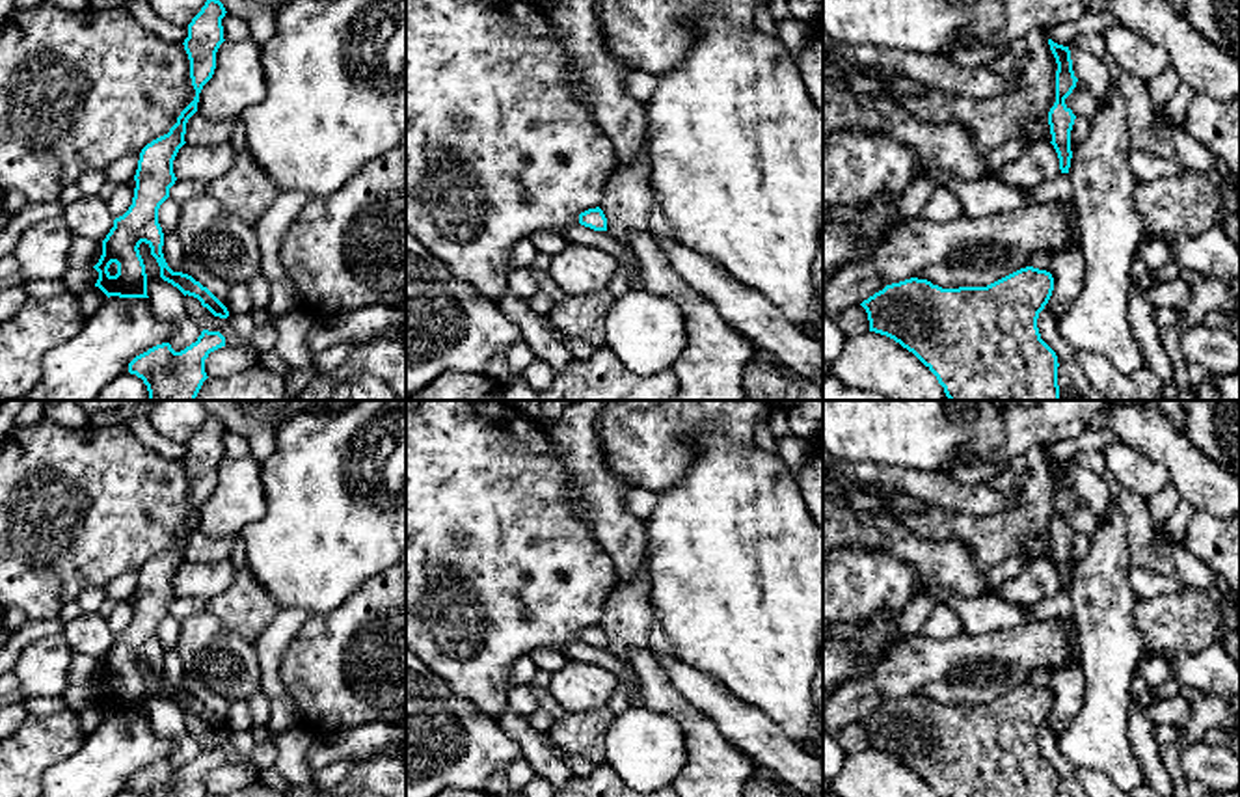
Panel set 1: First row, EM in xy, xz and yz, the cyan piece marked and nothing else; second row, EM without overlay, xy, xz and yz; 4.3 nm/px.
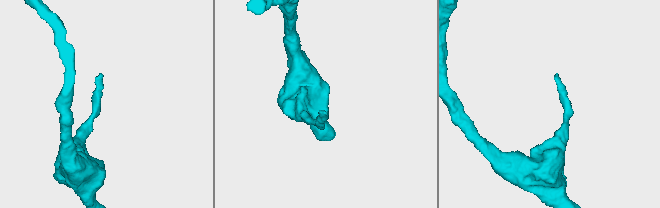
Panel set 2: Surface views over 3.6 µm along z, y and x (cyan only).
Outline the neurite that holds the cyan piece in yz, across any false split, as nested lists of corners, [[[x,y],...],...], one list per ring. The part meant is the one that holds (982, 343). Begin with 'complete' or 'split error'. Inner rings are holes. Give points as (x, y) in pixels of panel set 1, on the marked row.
complete | [[[1033,266],[1020,268],[987,287],[942,289],[927,279],[910,277],[886,285],[860,305],[869,331],[886,335],[912,352],[938,380],[950,400],[1061,400],[1058,356],[1041,339],[1037,318],[1054,290],[1054,277]]]

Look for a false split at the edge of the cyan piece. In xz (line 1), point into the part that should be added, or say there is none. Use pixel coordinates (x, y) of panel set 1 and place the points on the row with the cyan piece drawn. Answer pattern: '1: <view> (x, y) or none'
1: none

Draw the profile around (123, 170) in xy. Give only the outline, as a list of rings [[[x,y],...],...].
[[[128,153],[104,168],[106,182],[128,182],[138,169],[140,153]]]

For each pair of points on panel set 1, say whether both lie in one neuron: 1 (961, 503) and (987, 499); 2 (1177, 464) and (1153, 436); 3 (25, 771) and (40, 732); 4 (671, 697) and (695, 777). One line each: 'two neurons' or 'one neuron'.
1: one neuron
2: one neuron
3: one neuron
4: one neuron

